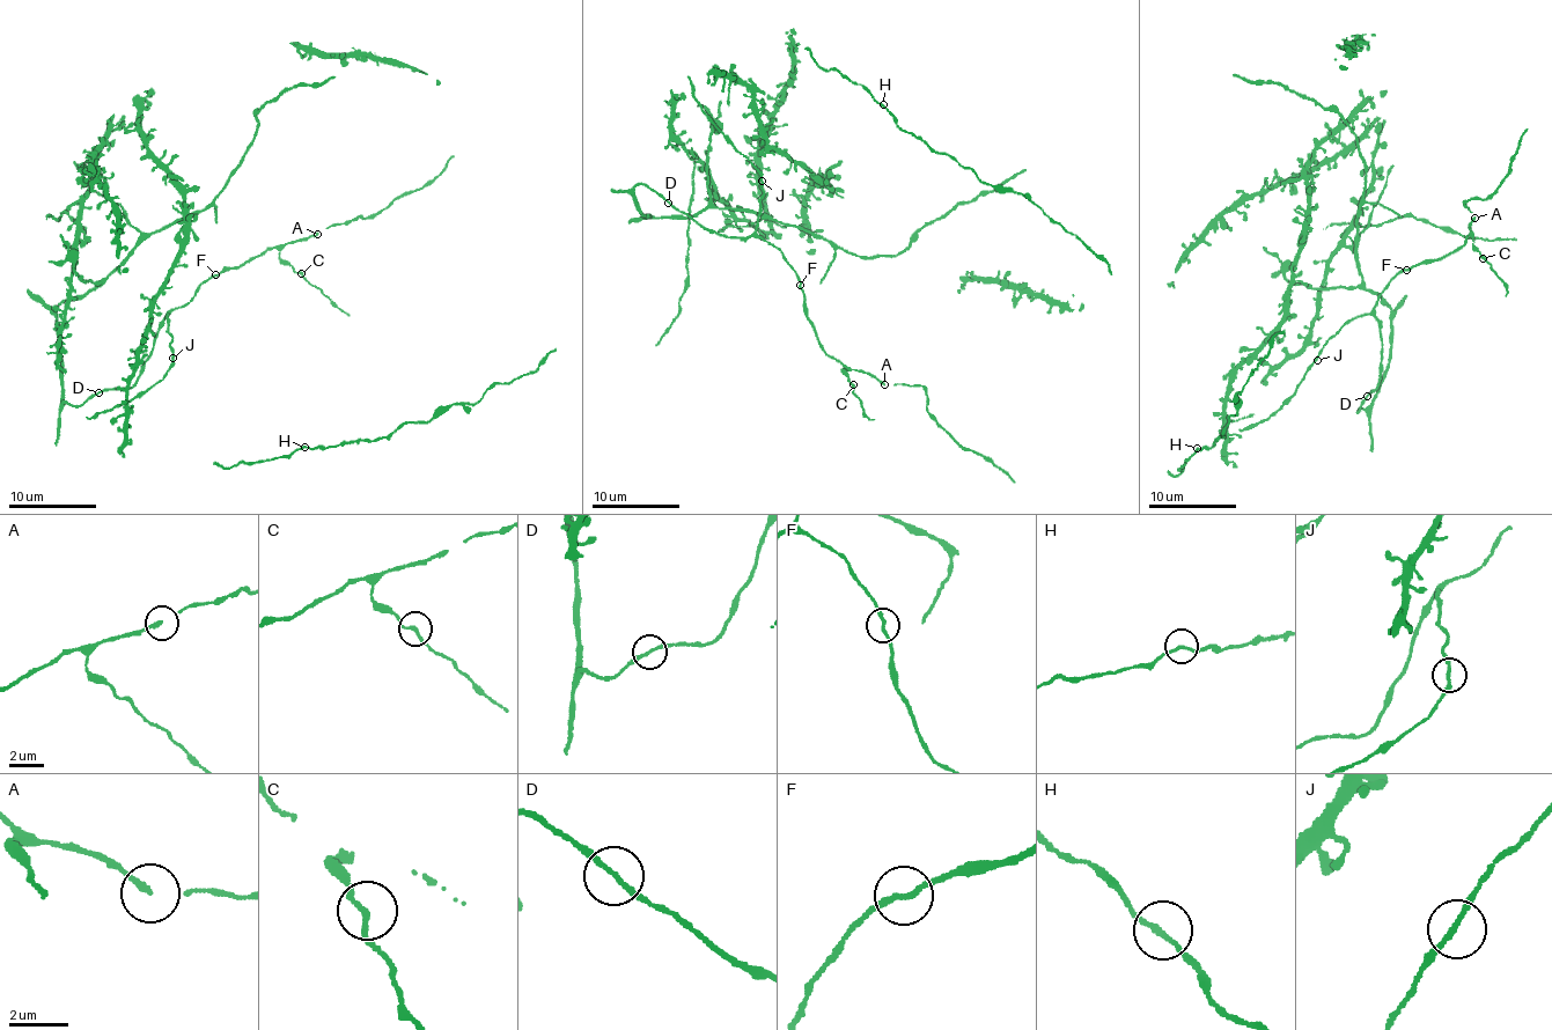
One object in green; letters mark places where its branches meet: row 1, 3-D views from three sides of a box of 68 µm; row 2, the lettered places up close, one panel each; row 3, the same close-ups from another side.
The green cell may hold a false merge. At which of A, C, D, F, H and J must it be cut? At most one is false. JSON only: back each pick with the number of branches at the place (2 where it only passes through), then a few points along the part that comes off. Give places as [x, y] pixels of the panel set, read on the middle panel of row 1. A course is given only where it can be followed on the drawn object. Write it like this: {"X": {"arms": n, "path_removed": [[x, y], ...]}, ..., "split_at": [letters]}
{"split_at": []}

